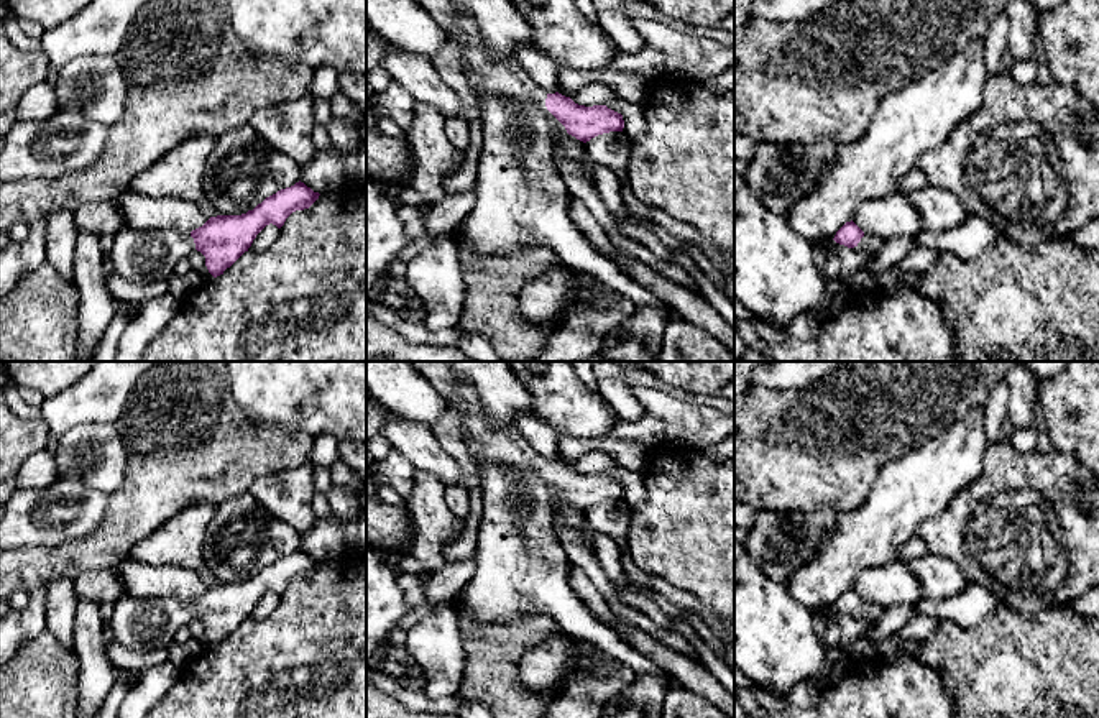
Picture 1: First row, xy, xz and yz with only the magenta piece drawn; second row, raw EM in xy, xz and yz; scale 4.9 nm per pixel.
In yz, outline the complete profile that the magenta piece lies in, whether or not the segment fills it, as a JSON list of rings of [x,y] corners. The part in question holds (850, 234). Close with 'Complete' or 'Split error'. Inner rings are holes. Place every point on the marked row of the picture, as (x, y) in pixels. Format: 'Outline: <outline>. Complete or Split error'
Outline: [[[853,220],[846,222],[833,238],[836,243],[853,248],[859,253],[879,255],[884,242],[874,235],[864,233]]]. Split error

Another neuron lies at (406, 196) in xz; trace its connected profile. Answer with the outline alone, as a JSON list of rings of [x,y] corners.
[[[409,184],[402,186],[401,189],[394,192],[394,200],[398,202],[398,205],[412,205],[419,209],[427,207],[424,197]]]

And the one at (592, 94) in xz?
[[[591,82],[578,89],[570,99],[578,105],[593,107],[606,105],[616,95],[616,90],[613,90],[609,85]]]

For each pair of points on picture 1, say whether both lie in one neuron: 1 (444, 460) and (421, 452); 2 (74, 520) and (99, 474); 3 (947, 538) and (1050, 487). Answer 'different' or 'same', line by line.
1: same
2: different
3: same

